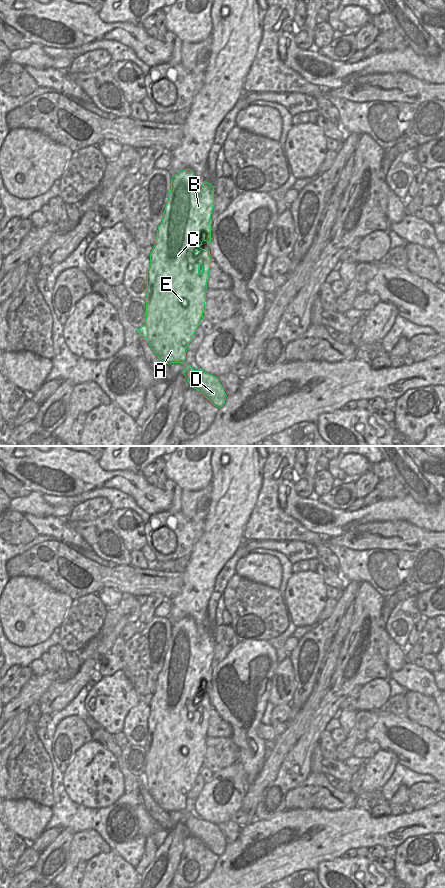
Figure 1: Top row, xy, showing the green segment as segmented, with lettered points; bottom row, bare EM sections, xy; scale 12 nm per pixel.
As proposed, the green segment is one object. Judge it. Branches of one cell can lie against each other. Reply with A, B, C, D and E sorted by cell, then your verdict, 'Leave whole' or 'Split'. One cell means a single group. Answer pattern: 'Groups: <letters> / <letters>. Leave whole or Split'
Groups: A B C D E. Leave whole

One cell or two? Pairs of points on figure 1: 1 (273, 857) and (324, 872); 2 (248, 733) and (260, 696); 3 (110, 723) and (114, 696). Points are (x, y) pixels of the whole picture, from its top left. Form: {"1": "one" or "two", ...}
{"1": "two", "2": "one", "3": "one"}

